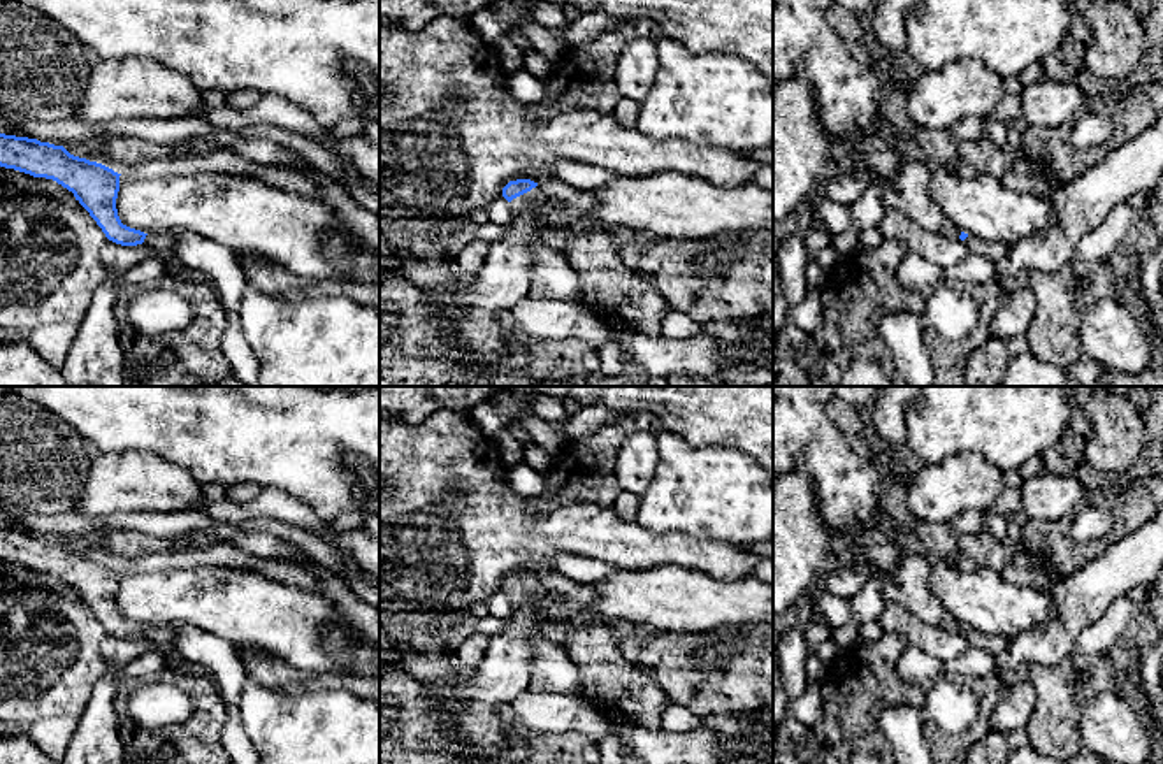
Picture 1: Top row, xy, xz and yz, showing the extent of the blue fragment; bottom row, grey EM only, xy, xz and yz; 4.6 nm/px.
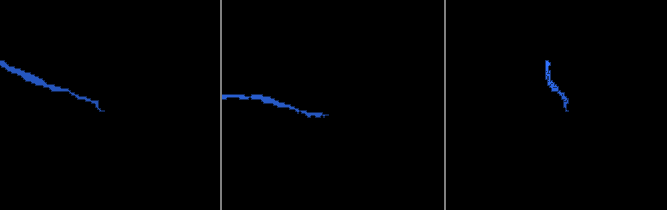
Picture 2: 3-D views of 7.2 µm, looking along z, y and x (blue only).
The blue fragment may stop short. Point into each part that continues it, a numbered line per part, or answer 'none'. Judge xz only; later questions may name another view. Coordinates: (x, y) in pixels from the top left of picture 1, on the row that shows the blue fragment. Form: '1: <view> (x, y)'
1: xz (557, 201)

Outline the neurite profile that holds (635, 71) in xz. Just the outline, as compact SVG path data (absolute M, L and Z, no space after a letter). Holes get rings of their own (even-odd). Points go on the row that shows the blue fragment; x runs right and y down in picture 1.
M638 39L618 56L613 79L622 97L643 102L659 68L657 39Z

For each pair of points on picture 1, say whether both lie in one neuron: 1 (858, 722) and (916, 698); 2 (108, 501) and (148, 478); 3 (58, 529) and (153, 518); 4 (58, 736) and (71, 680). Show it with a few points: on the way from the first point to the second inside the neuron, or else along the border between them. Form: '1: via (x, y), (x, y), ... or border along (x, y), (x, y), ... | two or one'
1: via (870, 706), (881, 696), (900, 696) | one
2: via (118, 490), (127, 482), (137, 482) | one
3: via (81, 526), (130, 520) | one
4: border along (76, 717), (48, 717), (27, 733) | two

